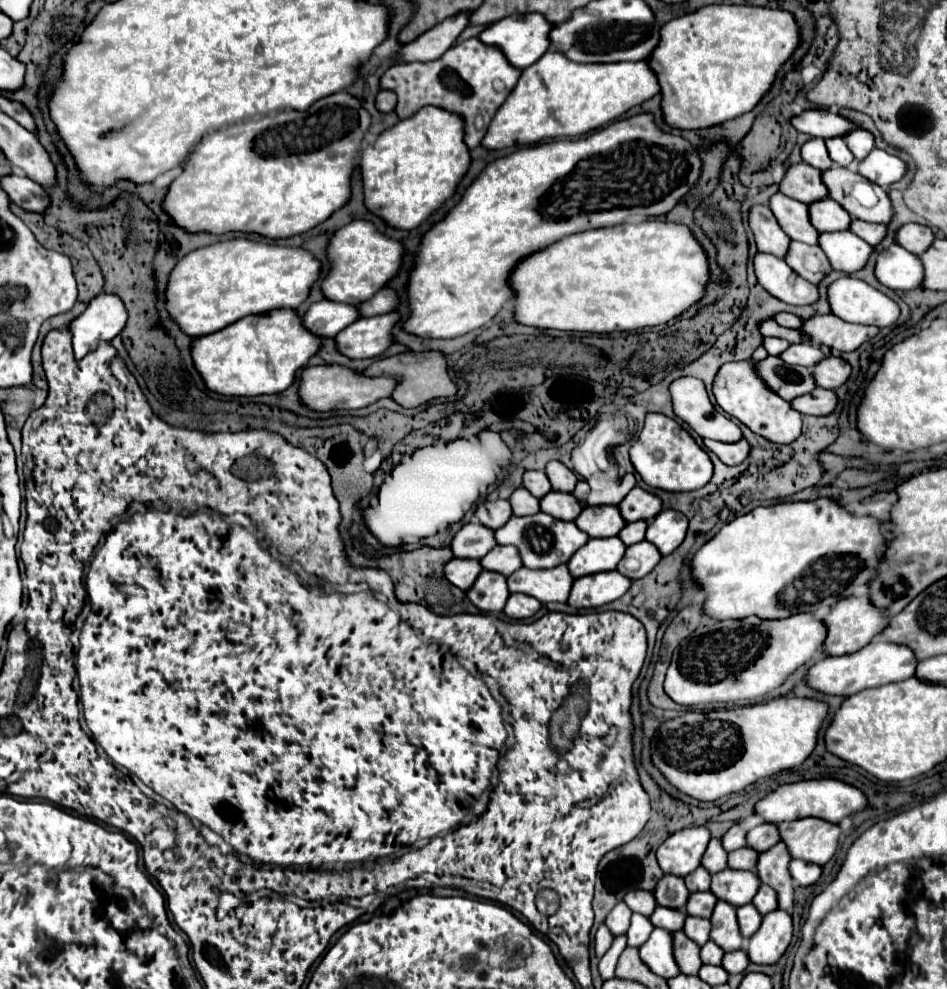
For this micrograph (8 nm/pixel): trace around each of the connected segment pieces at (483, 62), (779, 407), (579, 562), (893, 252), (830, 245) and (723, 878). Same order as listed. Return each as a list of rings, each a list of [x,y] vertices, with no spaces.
[[[473,37],[449,47],[449,51],[445,51],[439,59],[425,63],[399,63],[389,67],[381,77],[381,87],[397,93],[399,101],[395,111],[401,119],[415,115],[425,105],[443,107],[465,117],[465,143],[473,149],[483,141],[491,119],[495,117],[497,109],[503,105],[511,89],[515,89],[519,75],[521,69],[513,67],[507,59],[503,59],[499,47],[485,45],[481,43],[481,39]]]
[[[757,347],[749,359],[739,361],[739,363],[725,363],[715,377],[713,393],[715,393],[717,403],[721,405],[721,409],[727,415],[739,419],[757,435],[761,435],[773,443],[793,443],[801,435],[803,415],[799,411],[795,411],[789,401],[775,395],[775,391],[771,391],[765,383],[761,383],[759,373],[755,371],[755,363],[759,363],[767,357],[769,355],[767,355],[765,347]]]
[[[619,537],[589,539],[569,561],[573,577],[583,577],[599,571],[613,571],[625,555],[625,543]]]
[[[891,245],[883,253],[879,253],[875,277],[879,279],[879,283],[895,291],[917,289],[919,283],[923,283],[923,263],[919,263],[919,255],[899,245]]]
[[[839,231],[839,233],[821,233],[819,247],[829,257],[835,271],[853,273],[867,265],[873,247],[863,239],[855,237],[853,231]]]
[[[729,867],[713,875],[711,891],[717,899],[723,899],[735,907],[751,903],[759,889],[759,875],[755,871],[731,871]]]

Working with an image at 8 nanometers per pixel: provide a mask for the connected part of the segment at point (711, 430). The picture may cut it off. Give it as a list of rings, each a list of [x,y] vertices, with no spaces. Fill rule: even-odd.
[[[679,377],[671,383],[671,397],[673,397],[673,411],[685,423],[691,425],[703,439],[715,441],[739,441],[743,433],[737,423],[733,423],[723,413],[715,411],[709,401],[707,389],[695,377]]]

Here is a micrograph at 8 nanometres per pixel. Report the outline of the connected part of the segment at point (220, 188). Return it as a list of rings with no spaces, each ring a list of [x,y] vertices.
[[[339,91],[317,101],[307,111],[279,111],[215,131],[203,137],[195,147],[183,173],[171,183],[163,209],[179,227],[191,233],[211,231],[219,235],[227,231],[245,231],[265,235],[267,239],[305,233],[349,203],[355,161],[369,127],[371,115],[361,99],[347,91]]]

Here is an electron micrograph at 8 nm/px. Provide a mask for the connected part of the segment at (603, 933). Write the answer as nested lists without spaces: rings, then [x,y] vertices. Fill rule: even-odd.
[[[603,923],[597,929],[597,933],[595,933],[595,951],[597,951],[597,957],[601,957],[611,947],[611,941],[613,941],[613,935],[611,935],[611,931],[607,931],[607,925]]]

